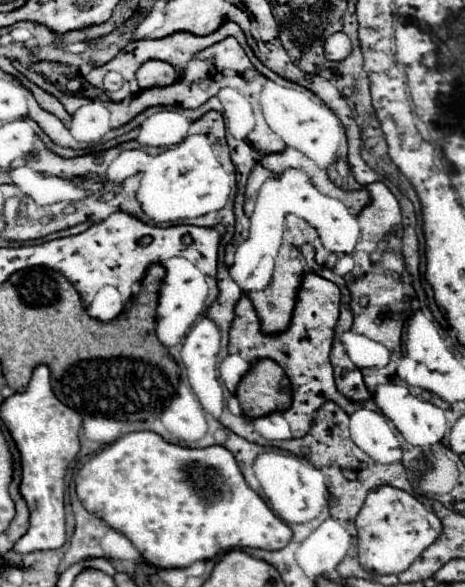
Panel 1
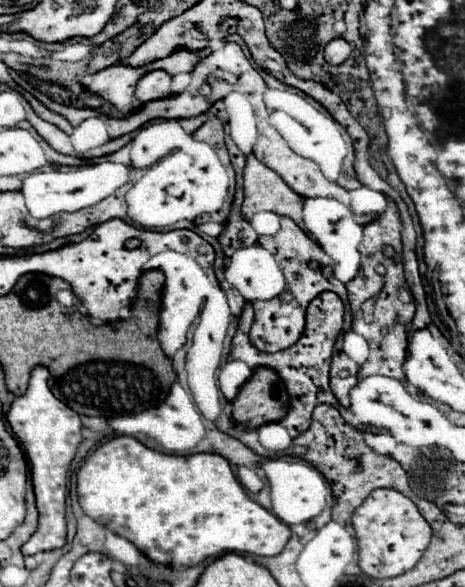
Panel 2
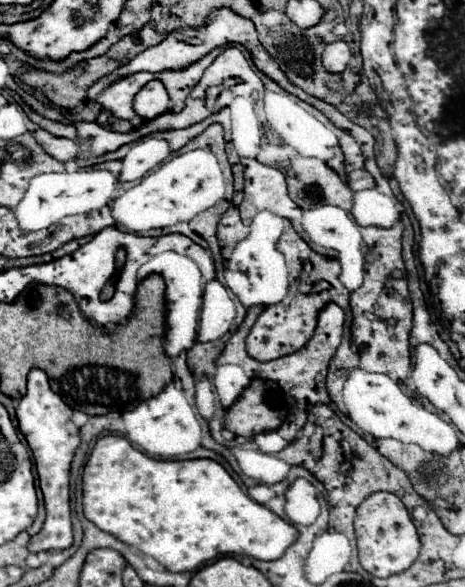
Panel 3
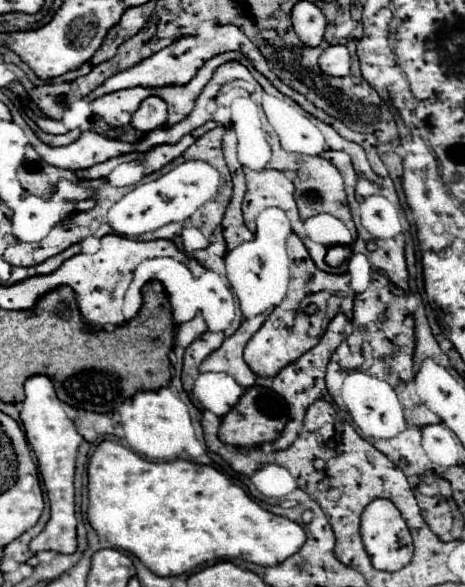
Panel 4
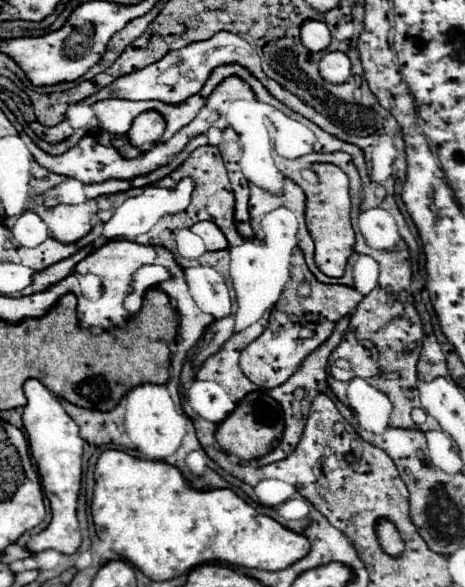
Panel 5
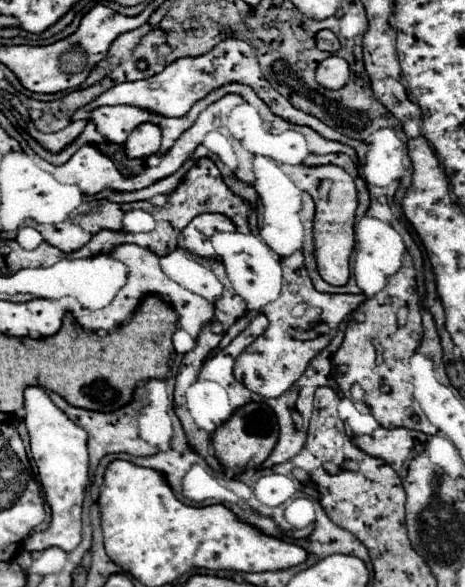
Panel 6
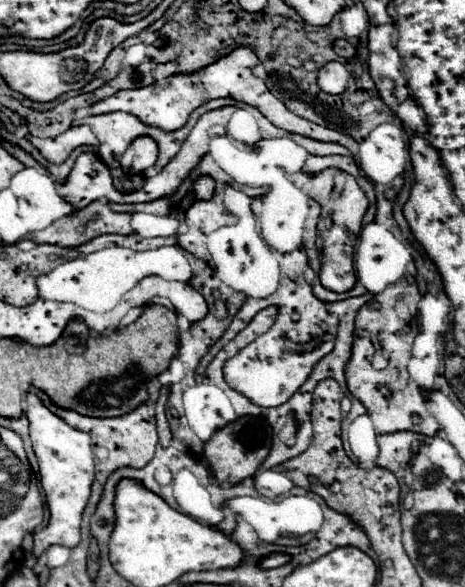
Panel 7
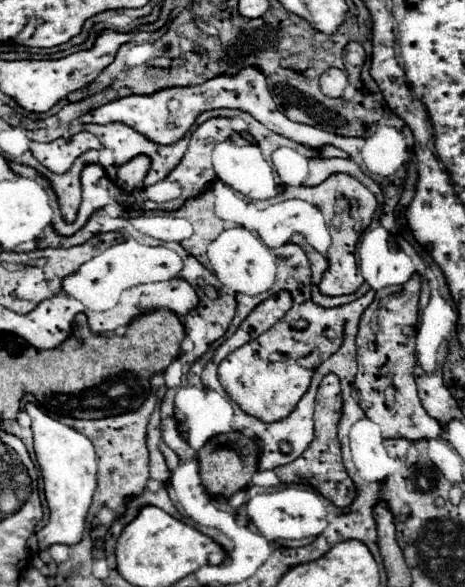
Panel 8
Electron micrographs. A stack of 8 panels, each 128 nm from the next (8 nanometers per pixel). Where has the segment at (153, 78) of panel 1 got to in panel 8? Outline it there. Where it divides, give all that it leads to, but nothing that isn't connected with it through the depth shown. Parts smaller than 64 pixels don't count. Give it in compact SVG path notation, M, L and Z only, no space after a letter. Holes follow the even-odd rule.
M134 156L134 160L128 160L118 168L116 174L116 184L124 190L130 192L134 188L142 188L142 182L150 170L150 158L148 156Z

